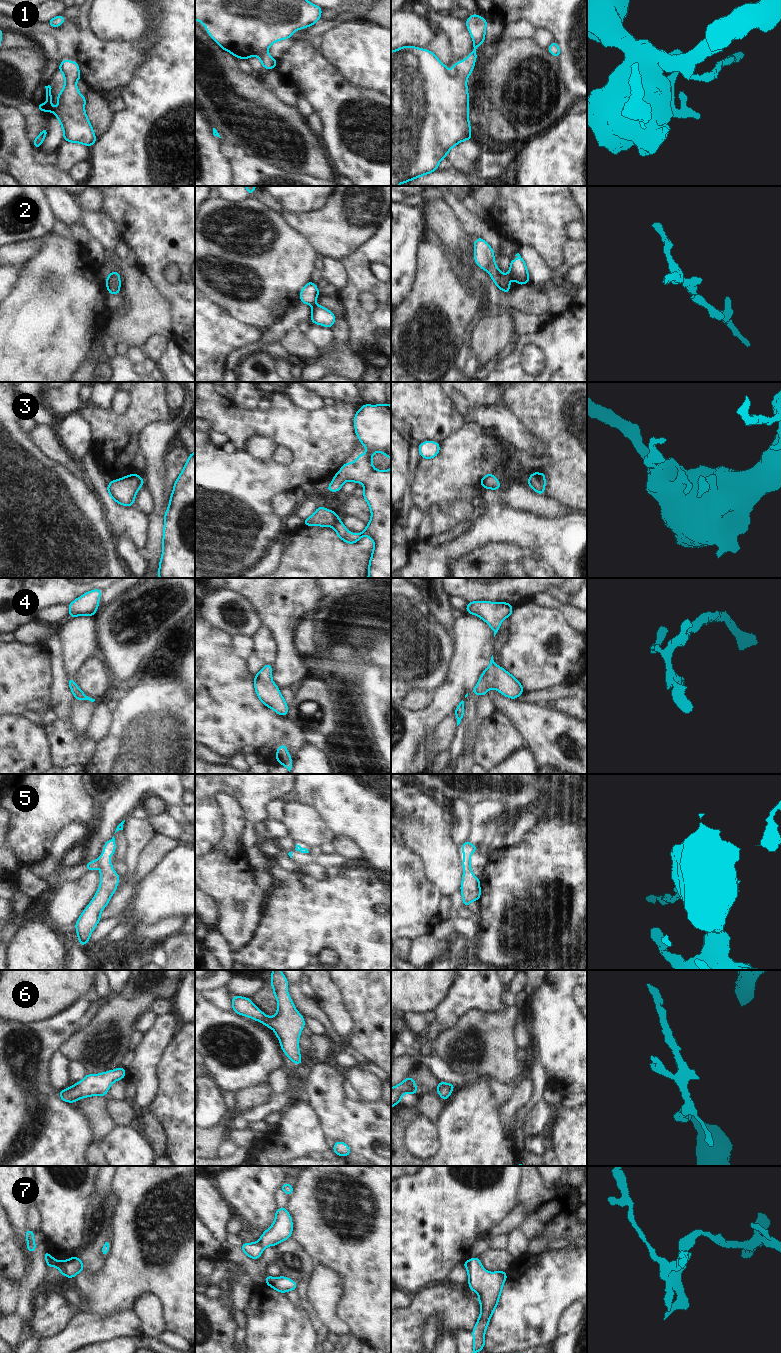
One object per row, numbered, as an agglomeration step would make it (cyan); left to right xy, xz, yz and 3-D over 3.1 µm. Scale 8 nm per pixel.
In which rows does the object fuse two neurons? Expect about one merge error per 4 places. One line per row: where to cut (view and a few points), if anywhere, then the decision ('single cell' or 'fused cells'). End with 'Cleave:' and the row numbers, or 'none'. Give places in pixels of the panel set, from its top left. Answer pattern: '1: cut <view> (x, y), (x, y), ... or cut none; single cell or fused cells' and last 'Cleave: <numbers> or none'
1: cut none; single cell
2: cut yz (508, 274), (510, 278); fused cells
3: cut xz (338, 518), (332, 526); fused cells
4: cut none; single cell
5: cut none; single cell
6: cut none; single cell
7: cut xy (62, 1261), (65, 1275); fused cells
Cleave: 2, 3, 7

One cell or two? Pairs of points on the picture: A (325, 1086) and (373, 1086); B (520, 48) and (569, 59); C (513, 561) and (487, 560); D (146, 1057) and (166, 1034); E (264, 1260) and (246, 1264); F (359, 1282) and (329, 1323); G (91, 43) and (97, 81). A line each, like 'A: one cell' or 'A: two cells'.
A: two cells
B: two cells
C: one cell
D: one cell
E: one cell
F: two cells
G: one cell

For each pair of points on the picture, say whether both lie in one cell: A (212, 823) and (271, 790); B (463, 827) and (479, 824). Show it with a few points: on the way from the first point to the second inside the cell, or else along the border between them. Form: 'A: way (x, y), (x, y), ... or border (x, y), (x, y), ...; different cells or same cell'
A: way (212, 802), (212, 796), (221, 787), (250, 787); same cell
B: border (475, 804), (472, 810), (472, 825), (467, 840); different cells

